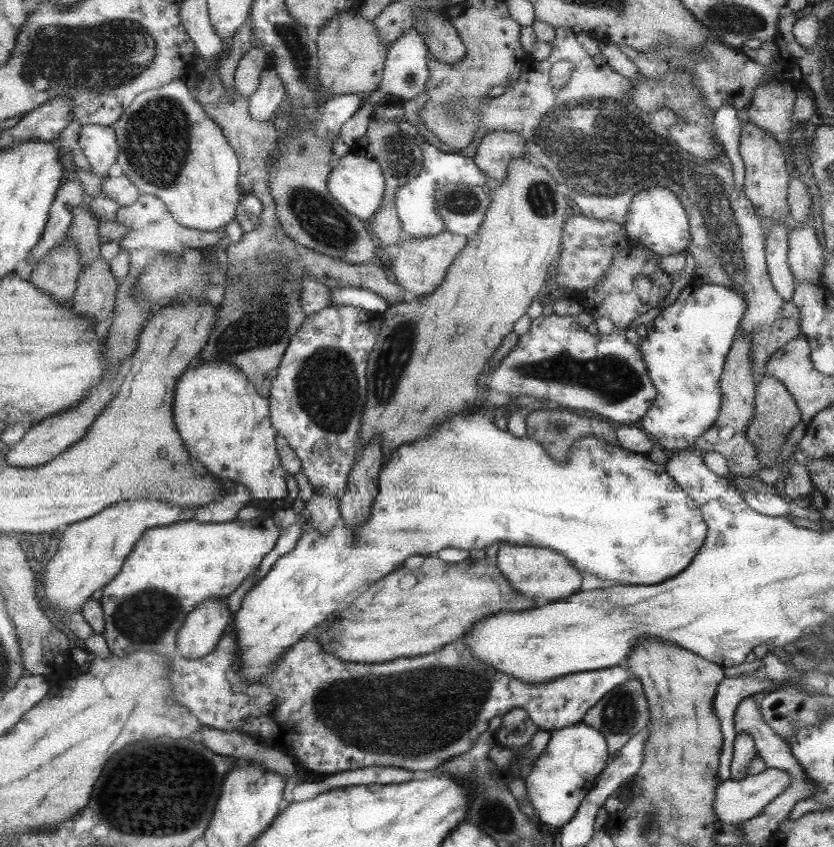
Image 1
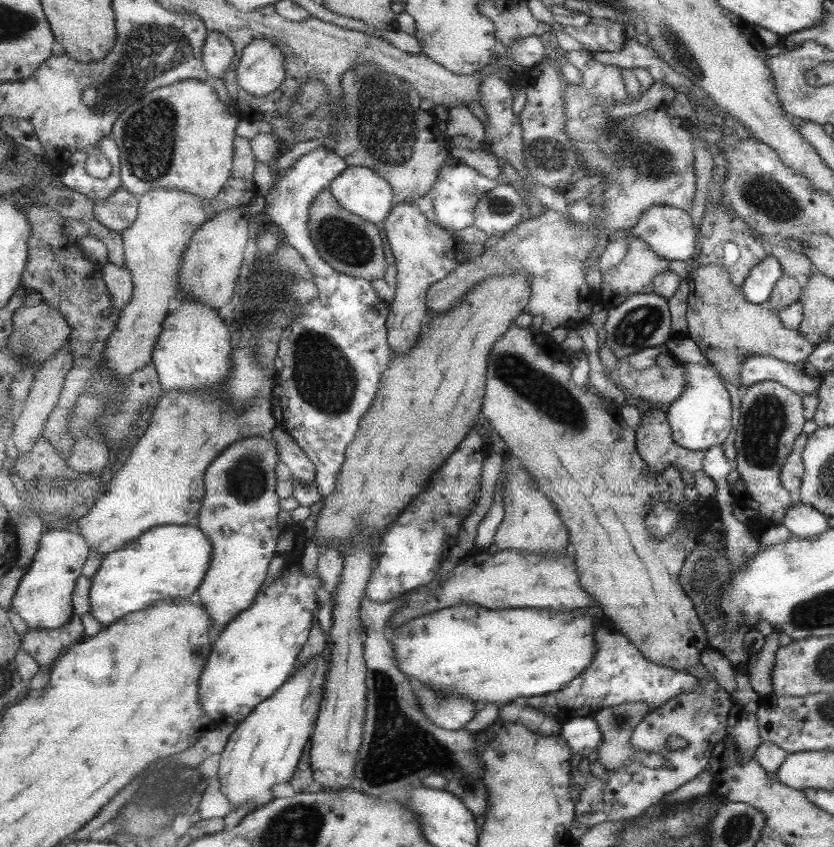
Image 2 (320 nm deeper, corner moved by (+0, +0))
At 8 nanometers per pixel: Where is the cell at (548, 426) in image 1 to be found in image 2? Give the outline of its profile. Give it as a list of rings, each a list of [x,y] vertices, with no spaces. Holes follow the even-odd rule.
[[[513,324],[510,329],[498,341],[495,341],[494,348],[490,352],[490,368],[487,372],[488,385],[486,386],[486,397],[482,404],[482,413],[491,427],[503,438],[506,443],[508,455],[513,455],[538,481],[537,486],[554,502],[562,515],[563,522],[570,530],[570,551],[572,557],[576,559],[578,566],[579,580],[581,580],[583,590],[587,590],[591,596],[595,597],[597,606],[602,610],[603,616],[609,619],[613,628],[630,639],[641,652],[647,661],[662,664],[667,668],[686,673],[690,666],[698,665],[702,660],[703,650],[709,648],[707,638],[703,632],[703,627],[699,624],[699,619],[695,616],[695,608],[691,600],[683,594],[677,576],[679,568],[685,558],[691,553],[699,543],[700,534],[691,530],[675,530],[667,540],[655,540],[646,530],[646,517],[652,510],[652,505],[658,502],[672,502],[672,504],[682,504],[683,488],[685,485],[681,481],[679,472],[673,466],[667,466],[659,474],[649,469],[646,461],[638,454],[636,446],[637,436],[633,436],[633,430],[625,426],[625,421],[621,420],[621,415],[611,403],[607,402],[599,393],[592,389],[592,386],[580,387],[573,378],[569,362],[564,358],[563,350],[551,337],[540,330],[533,328],[523,329]]]

